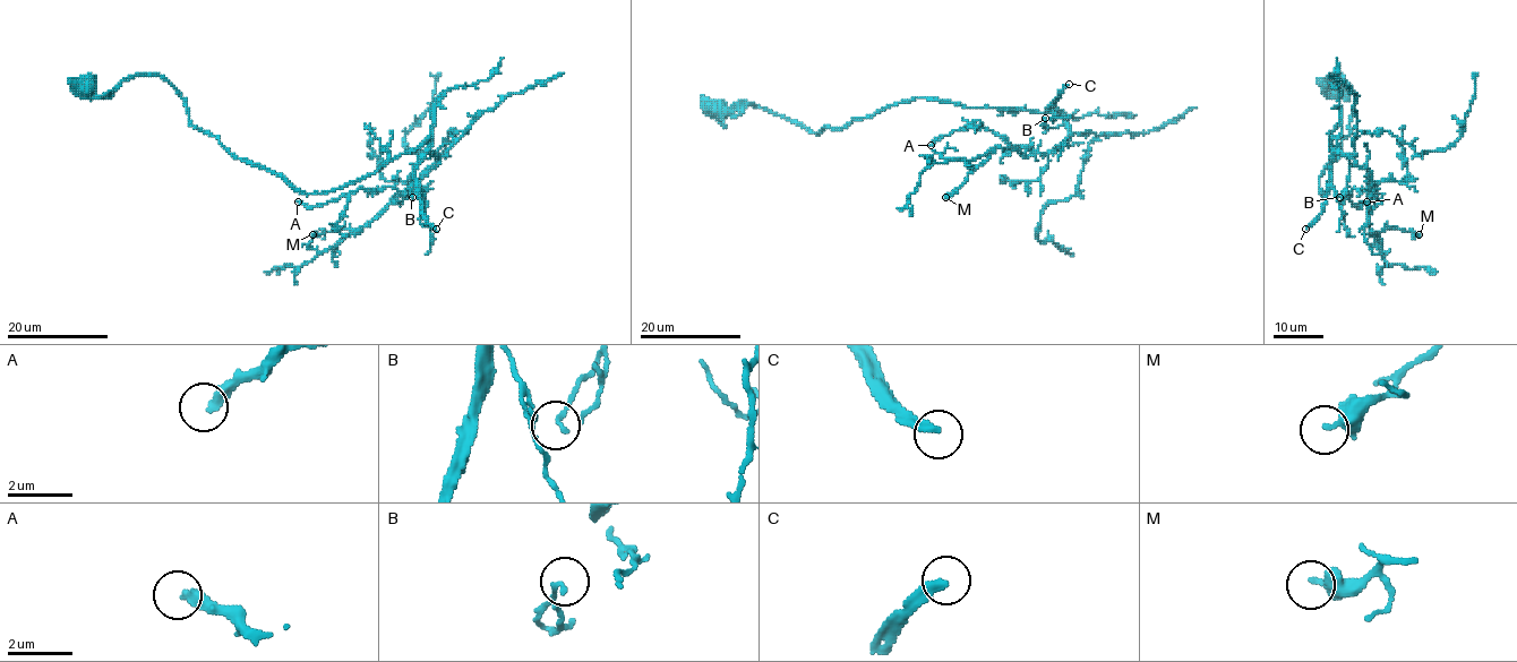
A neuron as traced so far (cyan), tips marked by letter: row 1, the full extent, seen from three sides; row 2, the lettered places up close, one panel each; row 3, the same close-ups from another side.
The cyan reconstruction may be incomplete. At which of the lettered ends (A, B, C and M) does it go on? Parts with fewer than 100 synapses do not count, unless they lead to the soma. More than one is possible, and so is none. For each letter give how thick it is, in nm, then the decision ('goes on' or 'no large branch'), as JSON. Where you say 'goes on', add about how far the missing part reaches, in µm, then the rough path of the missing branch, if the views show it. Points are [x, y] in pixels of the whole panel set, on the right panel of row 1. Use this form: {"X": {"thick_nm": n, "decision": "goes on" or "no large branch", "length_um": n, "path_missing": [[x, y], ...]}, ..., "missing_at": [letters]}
{"A": {"thick_nm": 340, "decision": "no large branch"}, "B": {"thick_nm": 140, "decision": "no large branch"}, "C": {"thick_nm": 280, "decision": "goes on", "length_um": 170}, "M": {"thick_nm": 420, "decision": "no large branch"}, "missing_at": ["C"]}

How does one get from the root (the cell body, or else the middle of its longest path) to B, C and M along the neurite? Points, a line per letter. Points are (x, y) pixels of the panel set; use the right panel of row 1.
B: (1327, 84), (1330, 96), (1342, 75), (1355, 97), (1320, 178), (1325, 192), (1335, 139), (1348, 161), (1339, 197)
C: (1327, 84), (1330, 96), (1342, 75), (1354, 109), (1305, 229)
M: (1327, 84), (1330, 96), (1342, 75), (1355, 100), (1320, 190), (1335, 139), (1377, 185), (1369, 226), (1419, 234)

